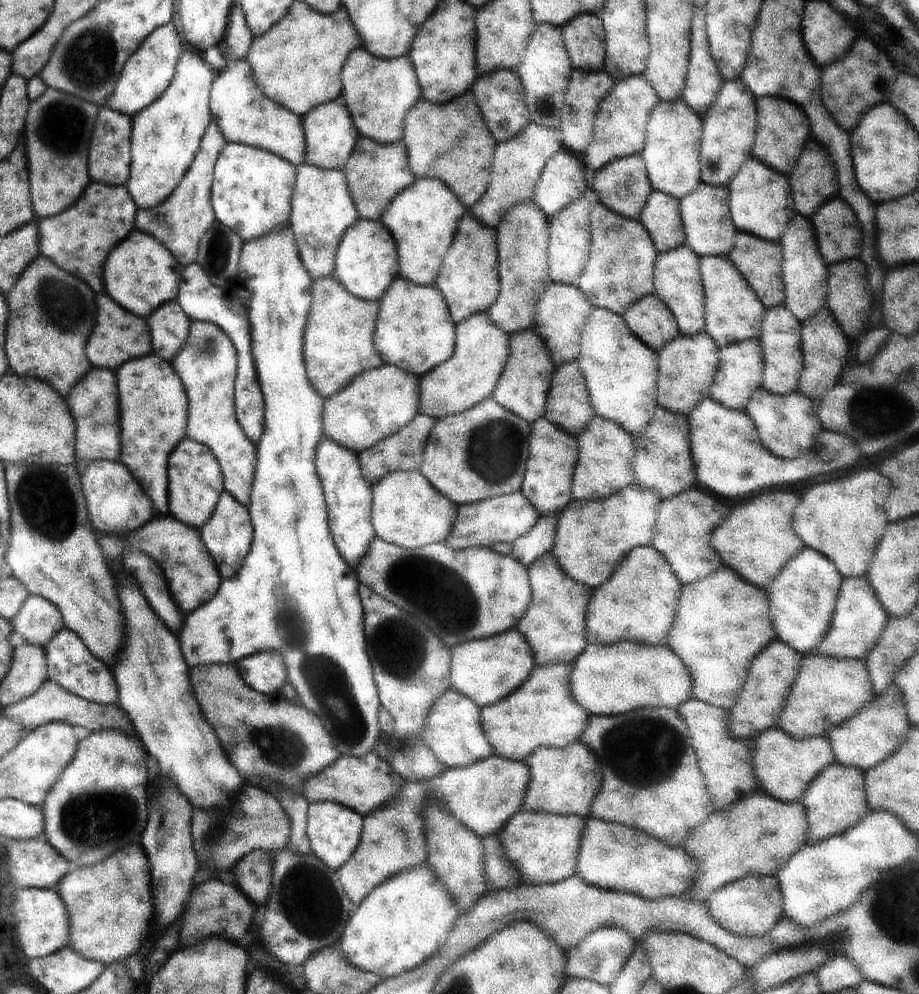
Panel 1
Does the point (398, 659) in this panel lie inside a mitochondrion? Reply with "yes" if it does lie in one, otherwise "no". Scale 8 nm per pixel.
yes

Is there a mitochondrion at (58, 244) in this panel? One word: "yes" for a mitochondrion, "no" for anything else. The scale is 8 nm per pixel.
no

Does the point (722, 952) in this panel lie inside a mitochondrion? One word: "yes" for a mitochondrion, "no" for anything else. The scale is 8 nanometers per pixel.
no

